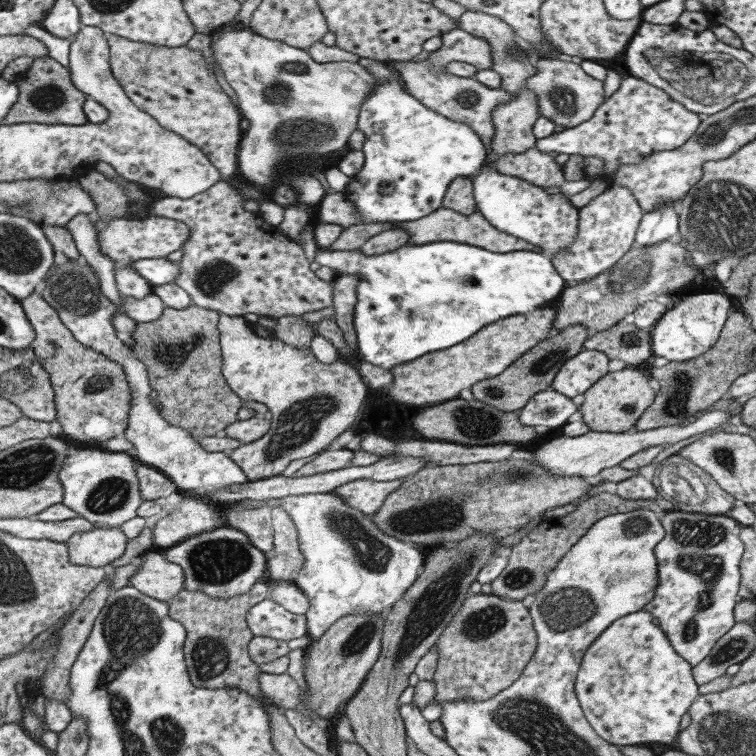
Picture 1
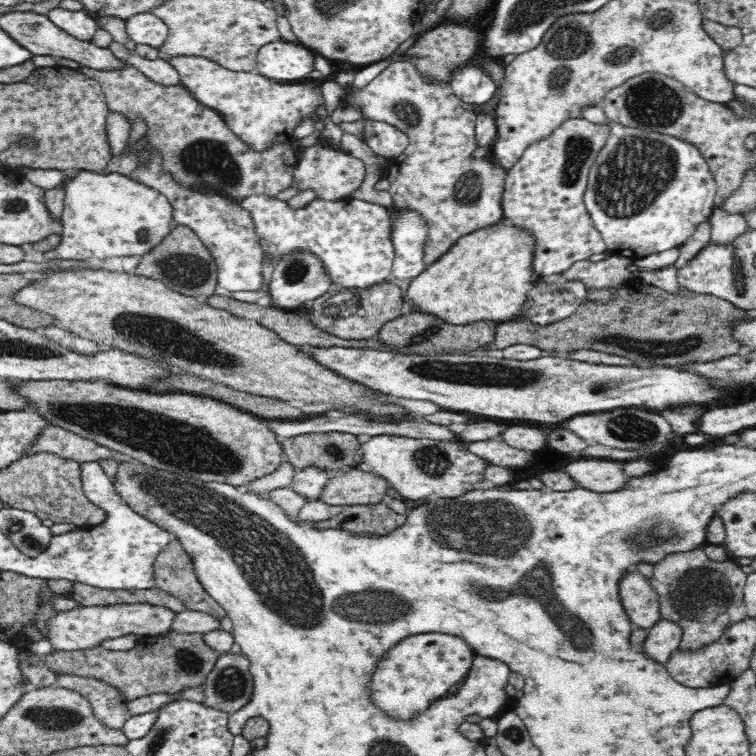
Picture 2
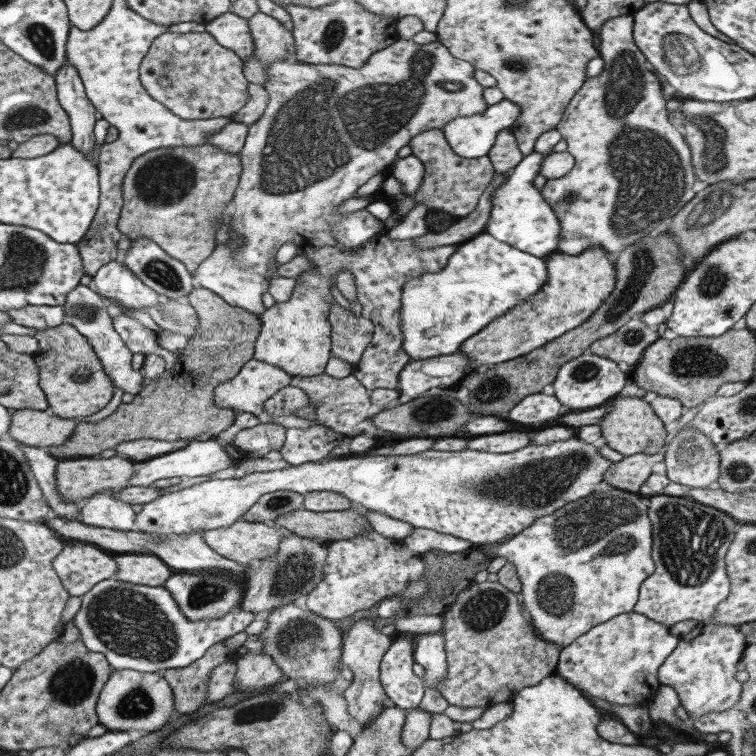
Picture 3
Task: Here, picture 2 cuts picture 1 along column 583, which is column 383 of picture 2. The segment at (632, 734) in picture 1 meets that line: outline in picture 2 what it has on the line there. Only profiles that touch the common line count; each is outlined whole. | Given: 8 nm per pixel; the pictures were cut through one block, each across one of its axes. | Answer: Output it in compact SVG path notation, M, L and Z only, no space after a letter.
M424 632L395 642L377 658L367 684L369 701L395 722L420 718L436 700L449 695L466 680L476 654L472 647L454 634Z

